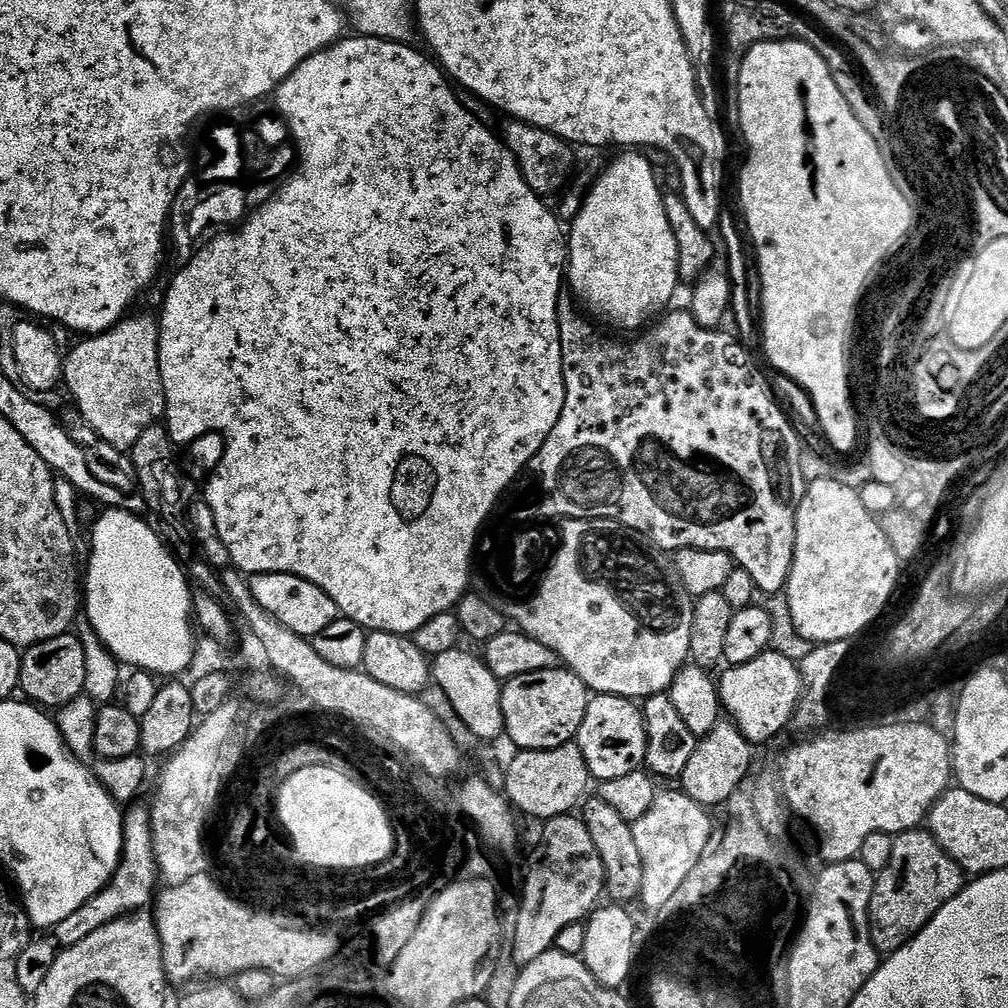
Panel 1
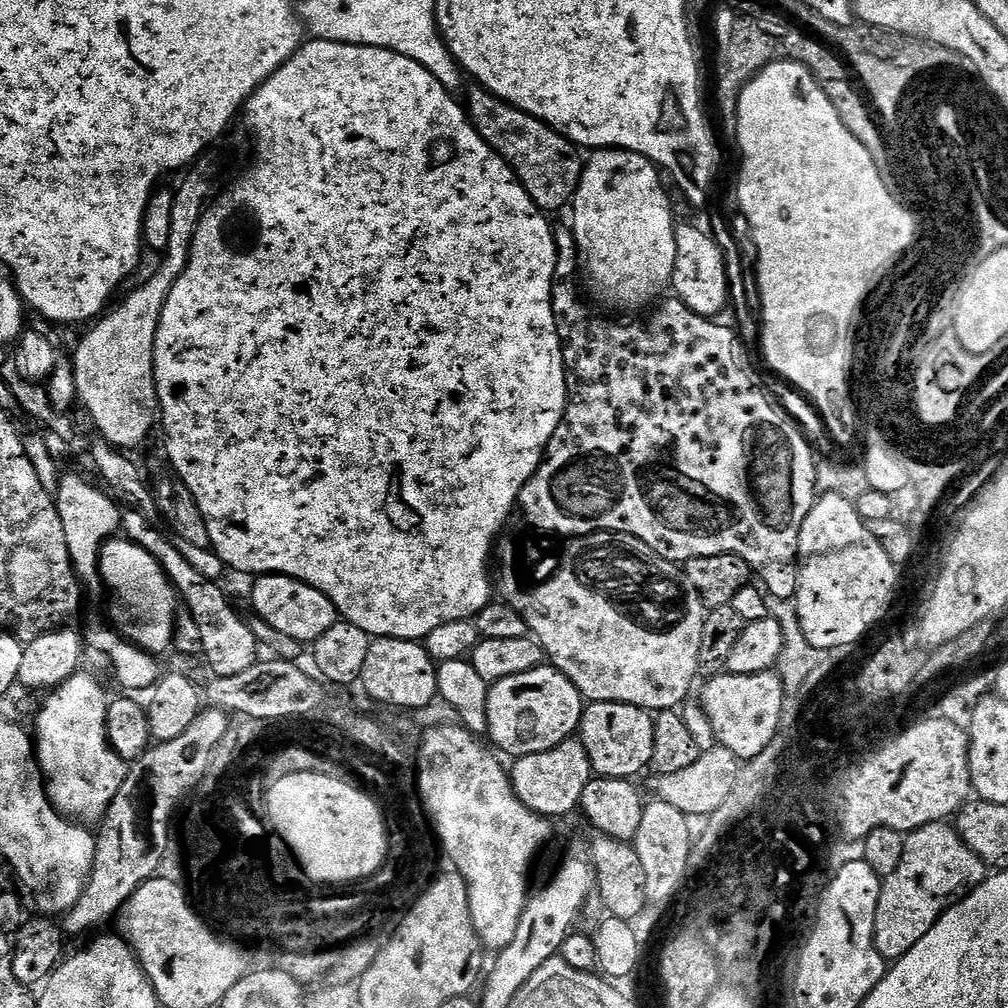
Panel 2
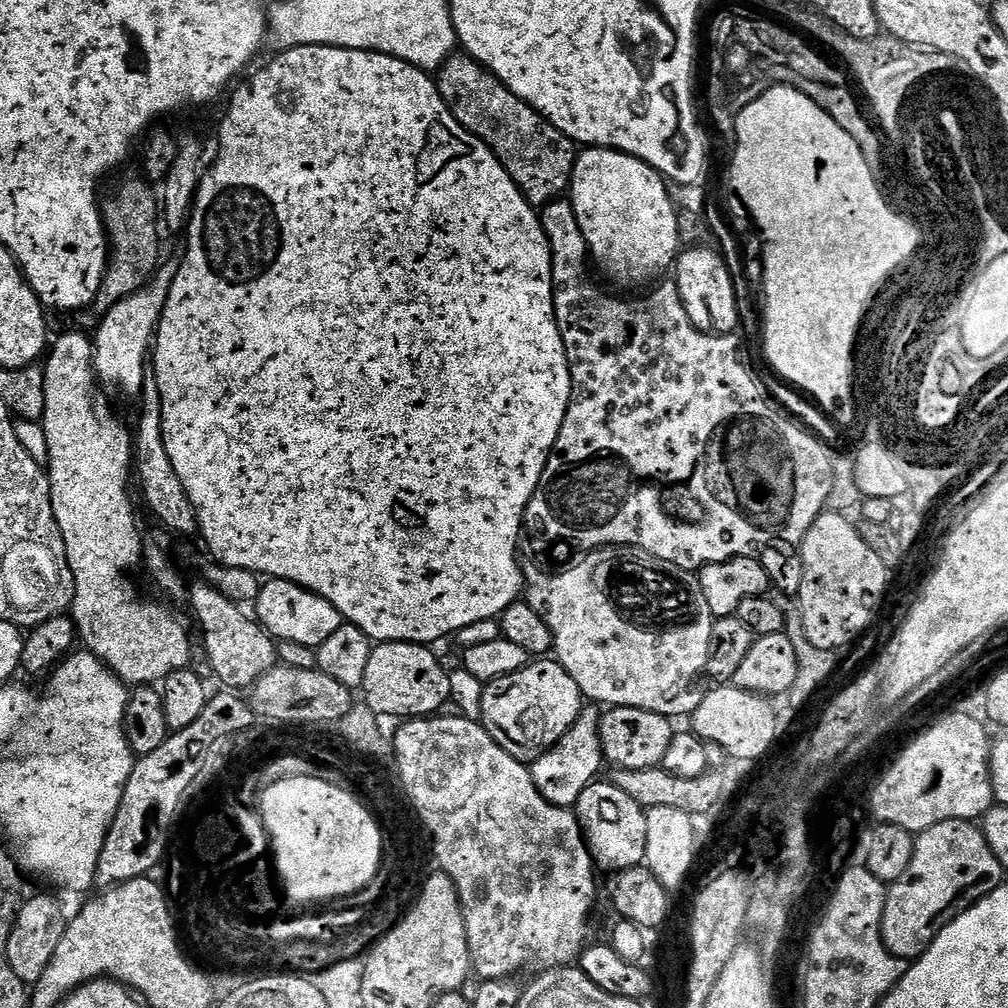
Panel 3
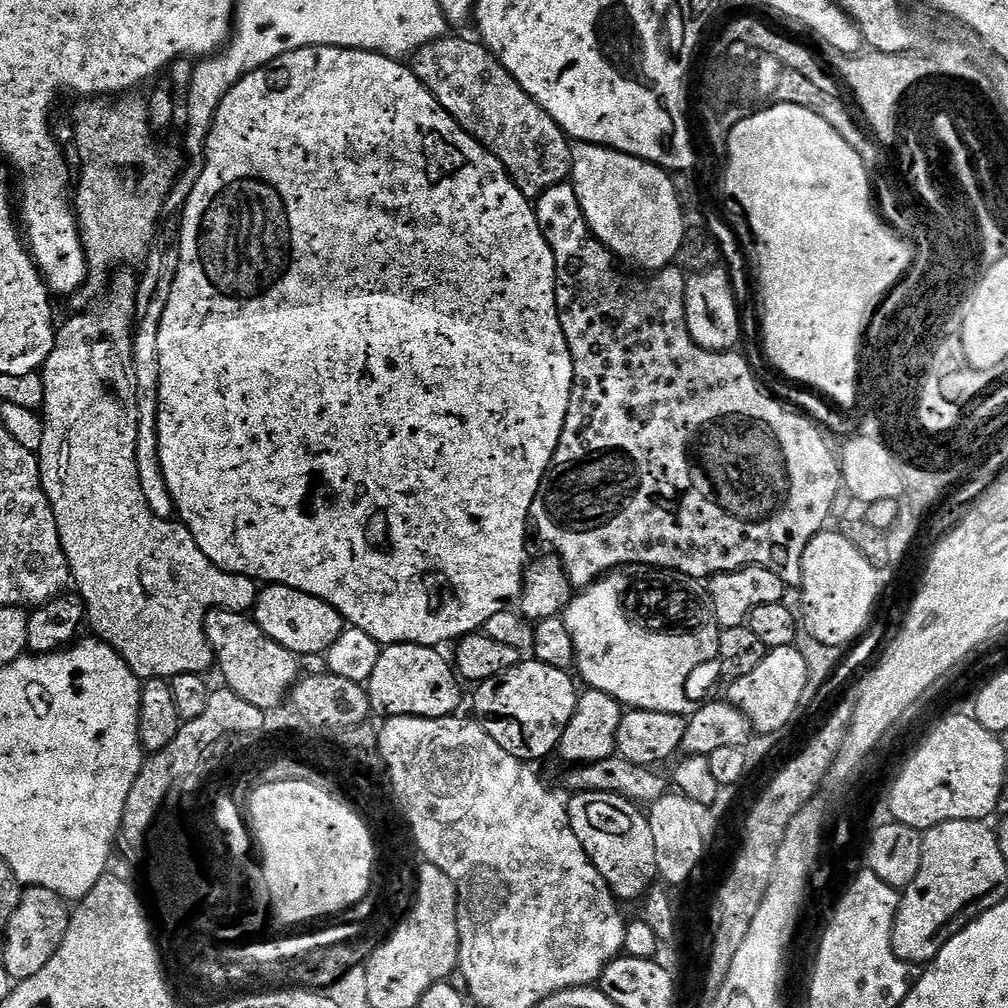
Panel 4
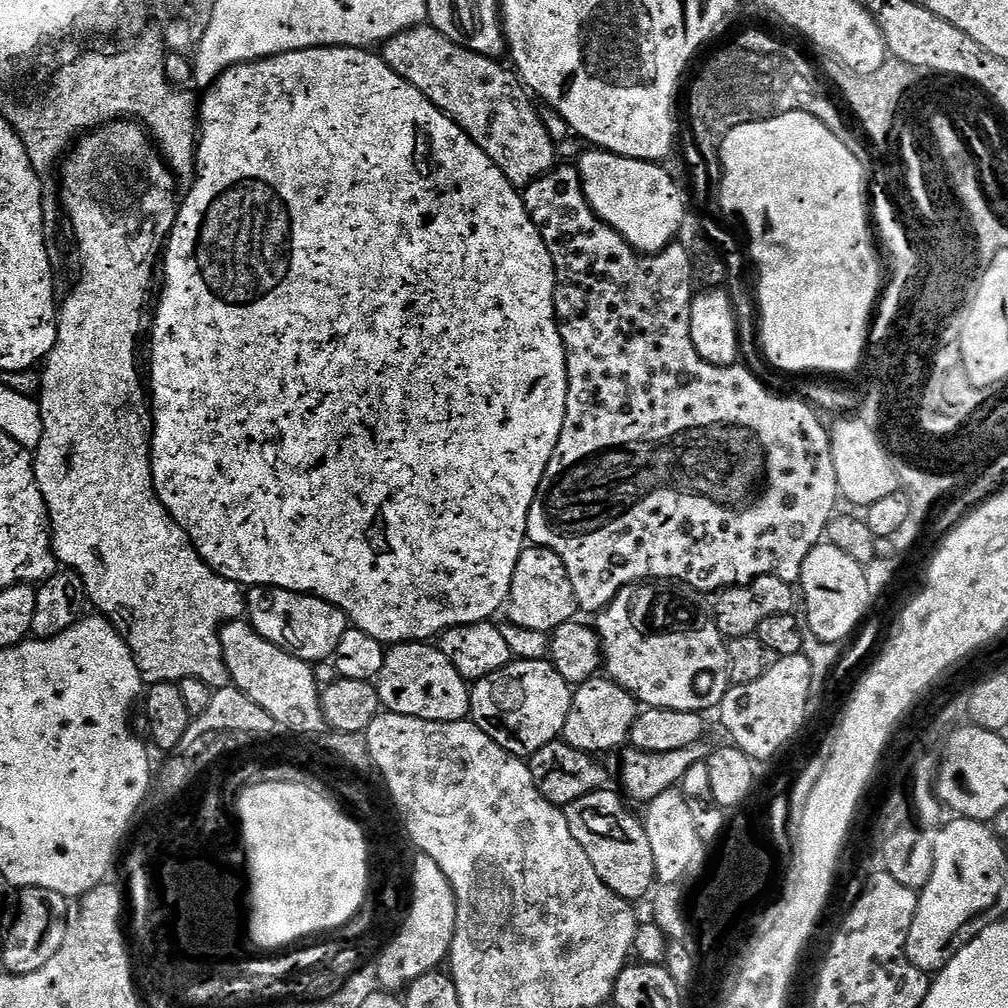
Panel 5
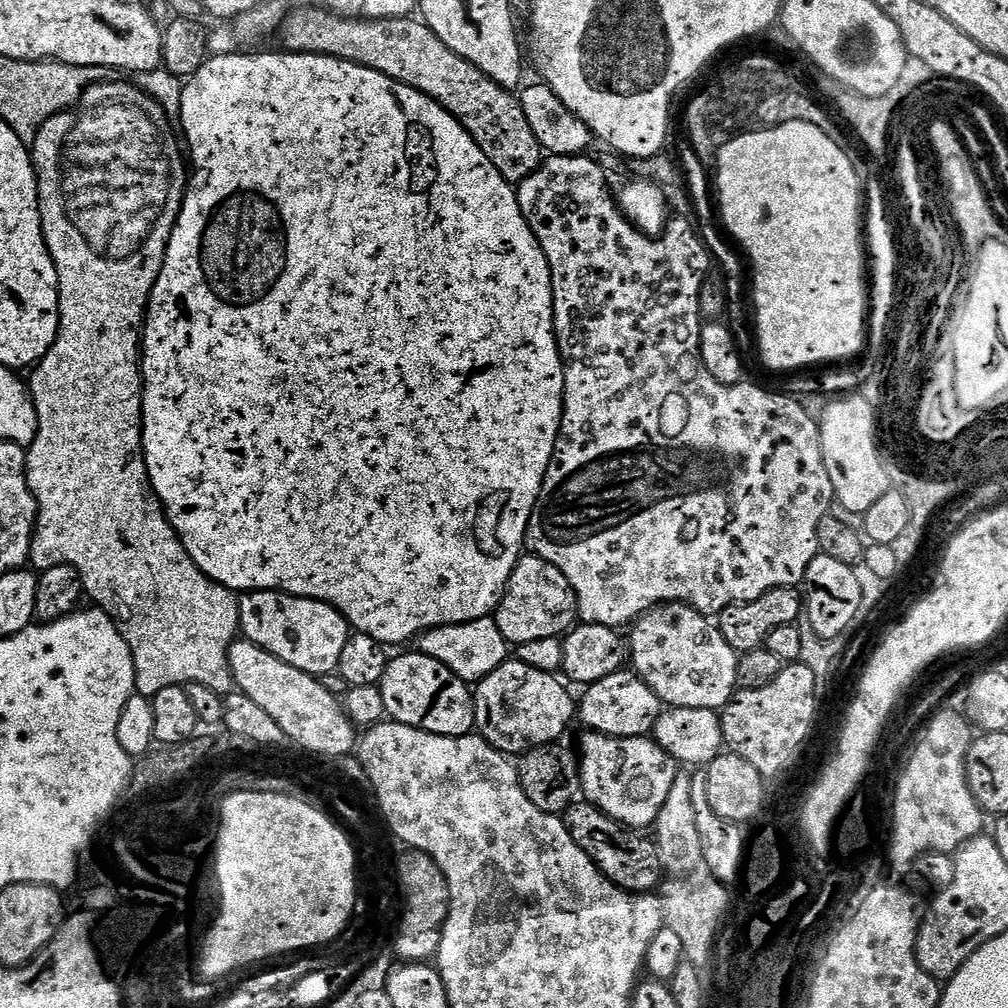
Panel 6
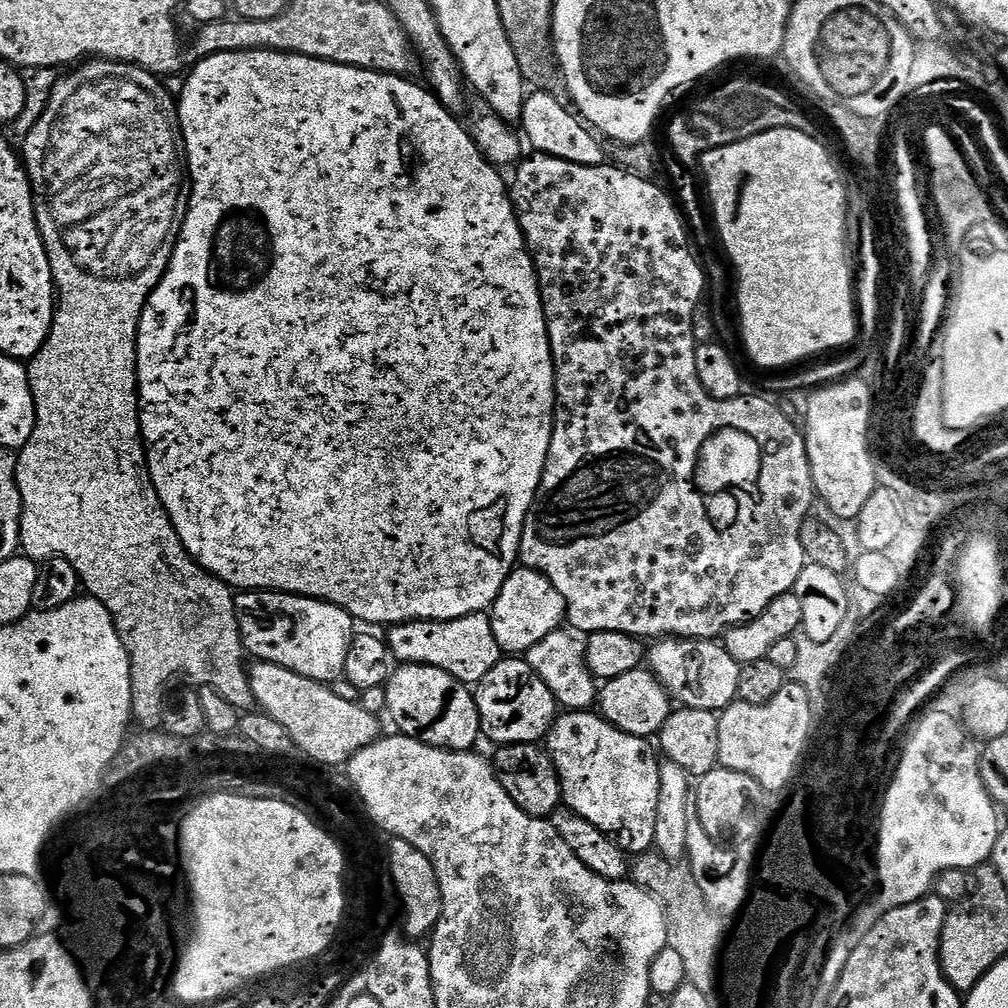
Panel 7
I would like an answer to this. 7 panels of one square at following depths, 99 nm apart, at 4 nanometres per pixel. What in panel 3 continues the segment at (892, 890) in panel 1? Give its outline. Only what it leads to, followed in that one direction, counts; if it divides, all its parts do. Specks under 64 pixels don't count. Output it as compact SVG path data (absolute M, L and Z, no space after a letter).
M947 820L930 826L915 837L914 858L902 878L898 878L887 889L884 897L884 911L880 917L880 937L888 951L897 960L915 961L934 942L934 938L956 916L961 916L970 906L974 906L986 894L990 894L999 884L1005 883L1006 870L1002 862L990 850L983 831L975 823L967 820Z

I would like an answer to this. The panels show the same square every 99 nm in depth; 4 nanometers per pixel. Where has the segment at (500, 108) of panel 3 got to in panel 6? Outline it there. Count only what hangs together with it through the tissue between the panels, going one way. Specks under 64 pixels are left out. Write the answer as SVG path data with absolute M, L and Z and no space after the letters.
M309 6L296 8L293 12L291 9L280 23L279 36L279 47L283 51L322 54L354 62L370 70L378 70L386 74L386 78L426 94L431 100L441 104L472 135L474 142L478 142L482 154L486 154L486 158L494 162L494 170L498 170L498 174L502 174L502 178L506 178L513 186L518 186L526 178L530 178L530 174L537 172L546 159L544 148L534 136L519 99L509 89L498 86L498 82L486 78L486 74L482 74L478 66L454 54L454 50L450 50L450 46L446 46L446 42L442 42L442 38L438 38L438 34L434 34L434 30L430 30L423 19L399 16L389 20L362 20L351 16L339 16L337 12L330 12L327 8Z

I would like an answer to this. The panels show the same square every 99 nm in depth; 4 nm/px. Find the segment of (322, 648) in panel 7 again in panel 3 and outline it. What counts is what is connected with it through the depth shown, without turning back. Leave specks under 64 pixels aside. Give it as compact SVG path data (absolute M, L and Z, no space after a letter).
M265 579L254 608L255 619L269 636L302 647L320 648L342 623L340 612L331 602L289 580Z

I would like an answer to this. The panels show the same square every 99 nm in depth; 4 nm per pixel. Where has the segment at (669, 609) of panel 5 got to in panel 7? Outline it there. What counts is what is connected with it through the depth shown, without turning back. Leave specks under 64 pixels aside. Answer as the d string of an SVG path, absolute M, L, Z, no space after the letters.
M660 638L646 652L646 664L677 705L721 713L738 699L741 664L716 640Z

